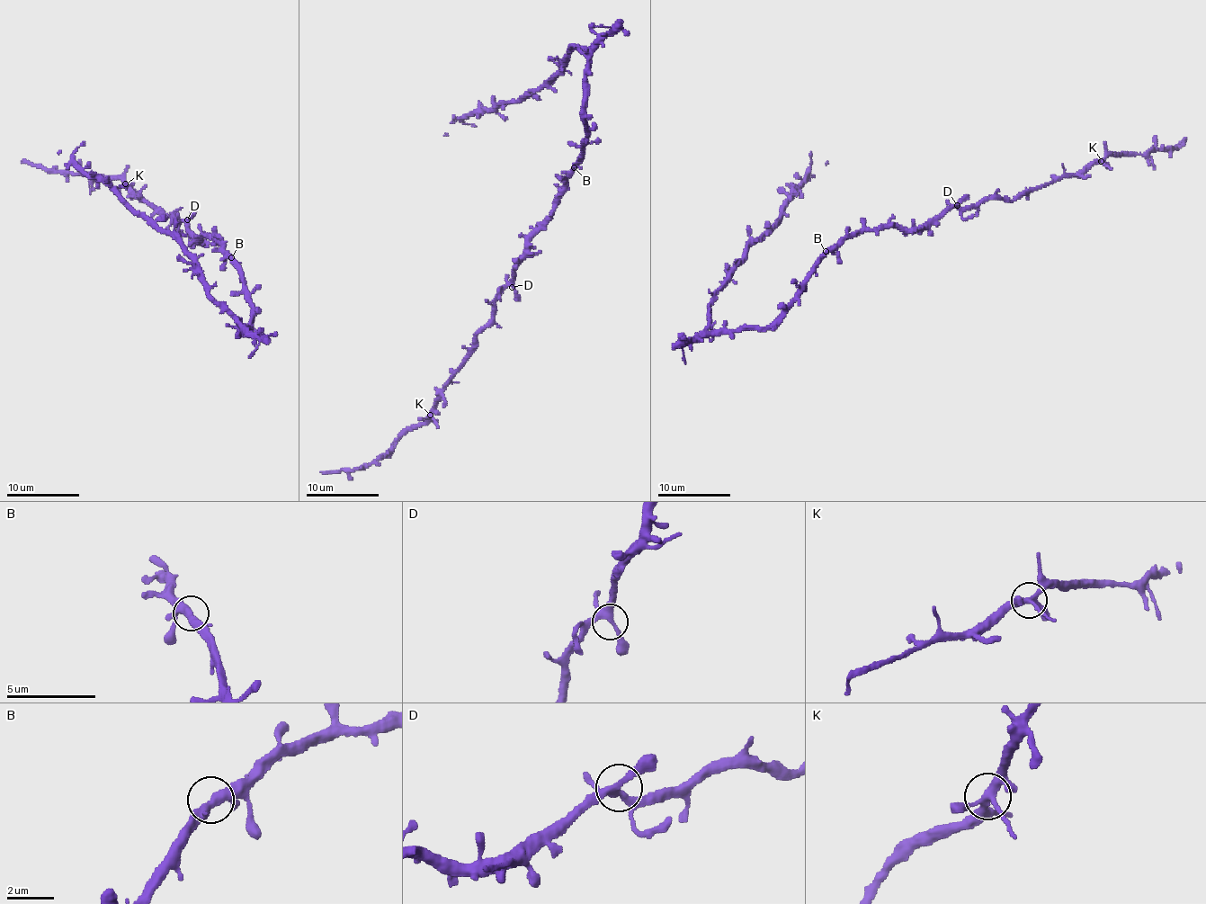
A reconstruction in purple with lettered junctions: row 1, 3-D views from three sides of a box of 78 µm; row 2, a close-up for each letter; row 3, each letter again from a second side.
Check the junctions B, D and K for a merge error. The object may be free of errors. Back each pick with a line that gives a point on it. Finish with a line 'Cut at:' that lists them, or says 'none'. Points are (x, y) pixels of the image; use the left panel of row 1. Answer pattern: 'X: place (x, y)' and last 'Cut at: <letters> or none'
Cut at: none

